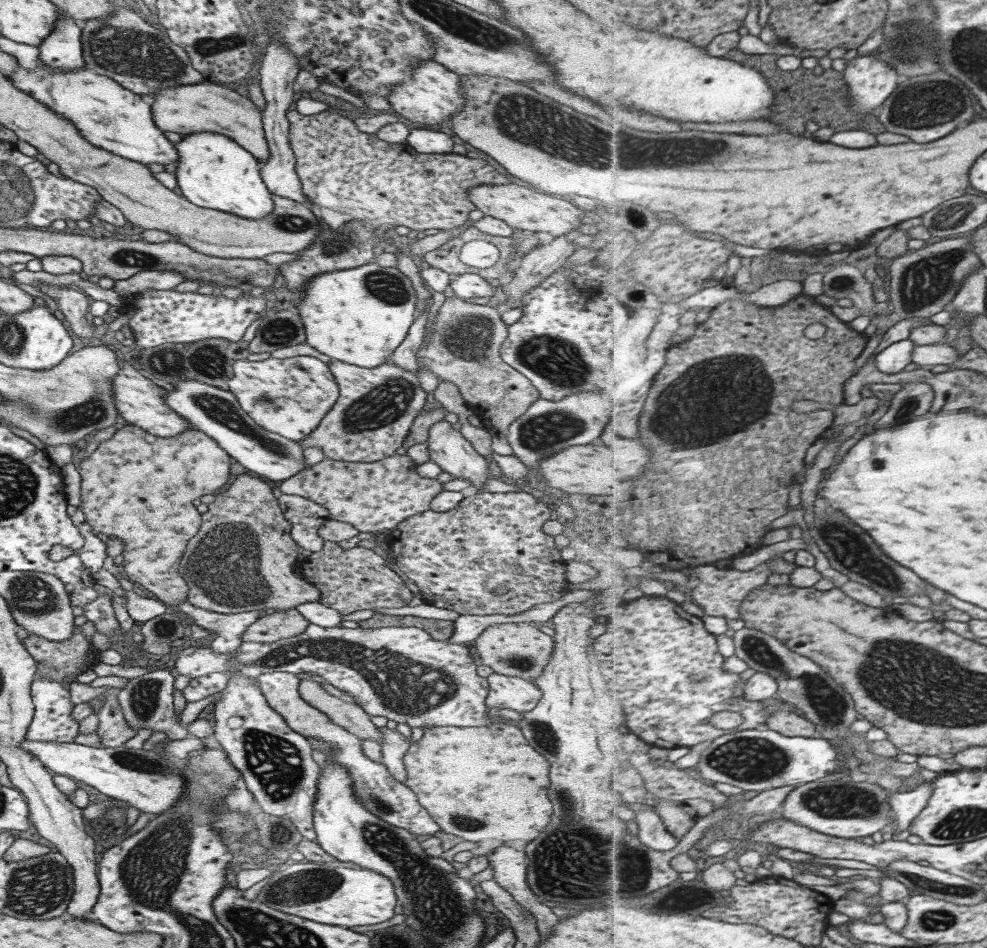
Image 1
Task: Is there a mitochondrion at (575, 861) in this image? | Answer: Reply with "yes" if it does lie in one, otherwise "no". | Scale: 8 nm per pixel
yes

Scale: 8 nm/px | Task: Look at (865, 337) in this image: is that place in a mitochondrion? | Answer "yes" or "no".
no

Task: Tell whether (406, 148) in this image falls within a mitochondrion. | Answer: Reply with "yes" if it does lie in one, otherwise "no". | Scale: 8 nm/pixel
no

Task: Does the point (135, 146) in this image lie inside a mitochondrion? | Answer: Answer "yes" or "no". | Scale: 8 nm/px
no

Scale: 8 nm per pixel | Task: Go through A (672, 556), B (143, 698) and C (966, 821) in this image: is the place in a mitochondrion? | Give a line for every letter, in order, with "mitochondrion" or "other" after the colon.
A: other
B: mitochondrion
C: mitochondrion

